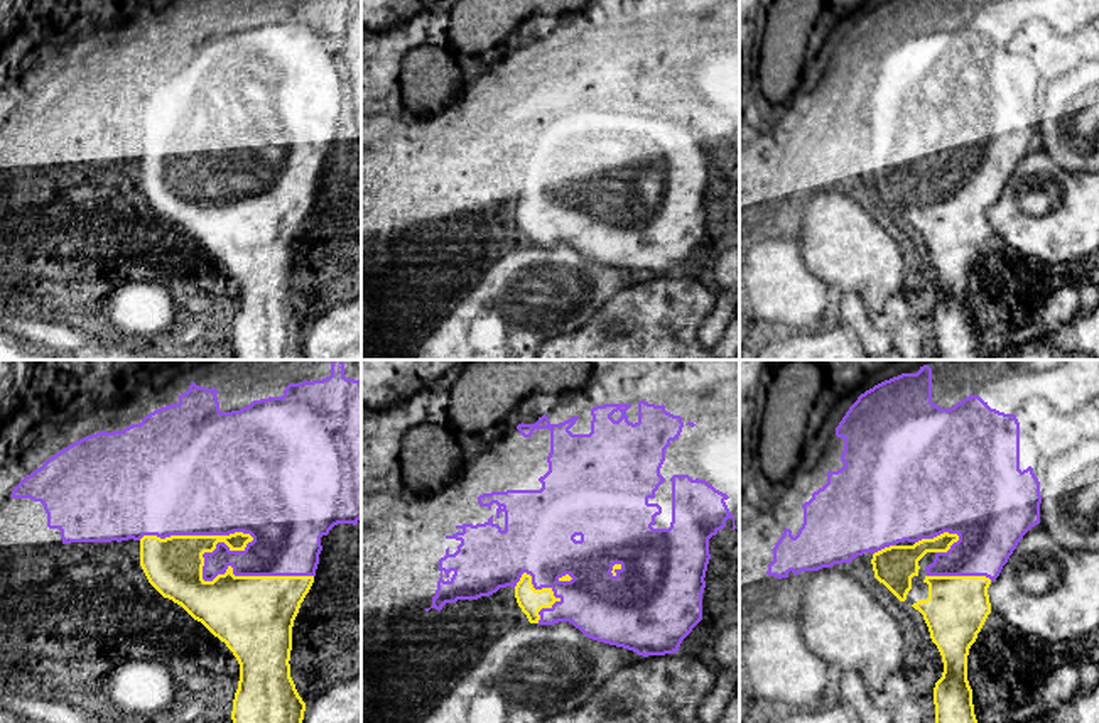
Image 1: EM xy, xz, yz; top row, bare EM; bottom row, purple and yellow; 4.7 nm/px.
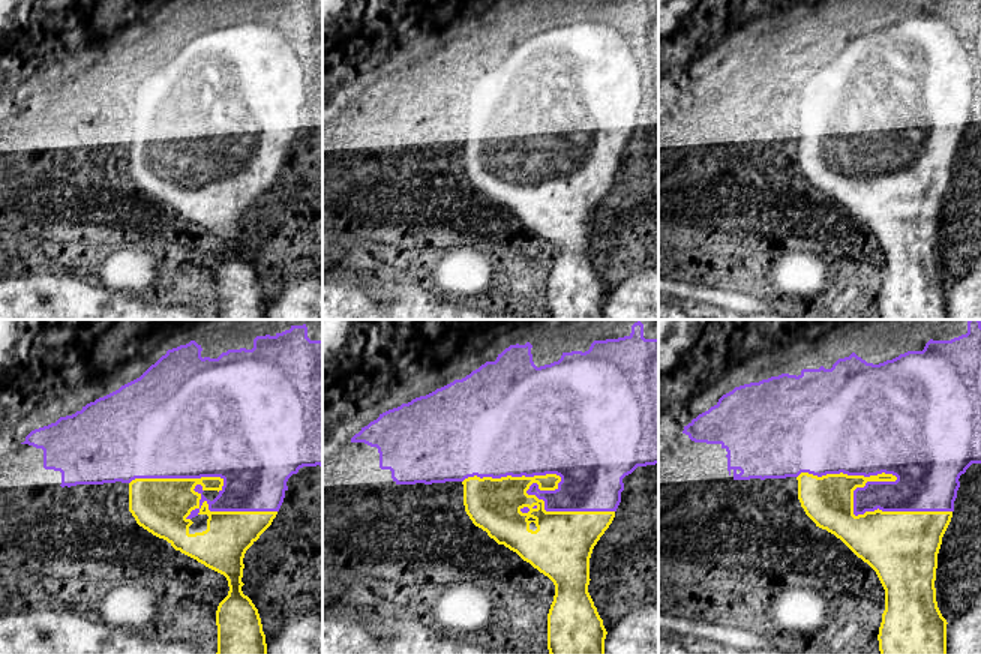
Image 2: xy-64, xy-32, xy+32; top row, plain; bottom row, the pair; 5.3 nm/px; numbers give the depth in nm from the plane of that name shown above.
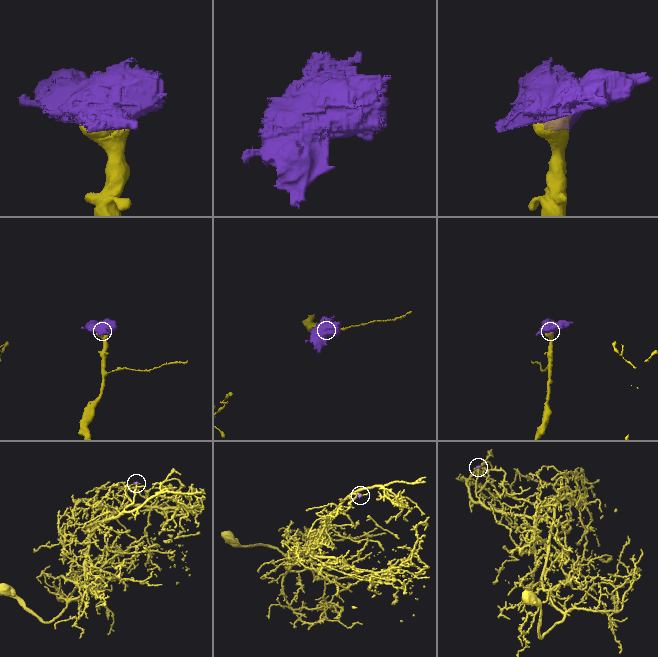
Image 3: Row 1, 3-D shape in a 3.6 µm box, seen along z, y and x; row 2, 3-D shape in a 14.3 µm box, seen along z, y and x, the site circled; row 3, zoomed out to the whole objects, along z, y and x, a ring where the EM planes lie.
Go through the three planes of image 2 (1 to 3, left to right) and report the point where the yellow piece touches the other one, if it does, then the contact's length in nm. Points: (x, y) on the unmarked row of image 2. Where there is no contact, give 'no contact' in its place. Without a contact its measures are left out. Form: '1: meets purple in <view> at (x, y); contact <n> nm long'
1: meets purple in xy-64 at (228, 174); contact 500 nm long
2: meets purple in xy-32 at (546, 155); contact 850 nm long
3: meets purple in xy+32 at (866, 149); contact 850 nm long

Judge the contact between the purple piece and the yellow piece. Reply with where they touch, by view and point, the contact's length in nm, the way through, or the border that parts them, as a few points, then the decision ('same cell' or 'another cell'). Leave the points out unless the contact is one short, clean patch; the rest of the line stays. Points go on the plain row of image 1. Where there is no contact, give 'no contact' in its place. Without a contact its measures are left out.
xy (216, 168) | 850 nm | same cell

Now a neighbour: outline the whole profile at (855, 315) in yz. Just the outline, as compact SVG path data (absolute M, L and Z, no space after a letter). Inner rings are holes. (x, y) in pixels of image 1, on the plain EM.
M841 294L837 299L844 324L858 336L868 356L885 355L893 350L891 336L871 323L871 314L859 294Z

